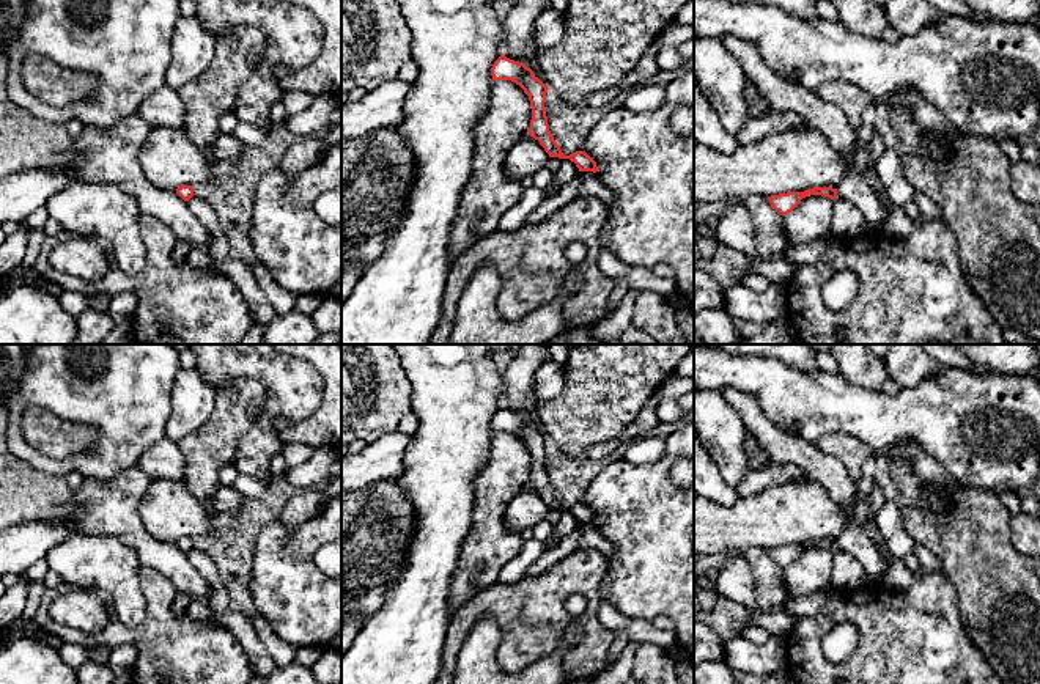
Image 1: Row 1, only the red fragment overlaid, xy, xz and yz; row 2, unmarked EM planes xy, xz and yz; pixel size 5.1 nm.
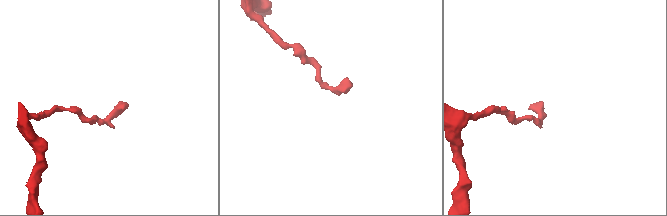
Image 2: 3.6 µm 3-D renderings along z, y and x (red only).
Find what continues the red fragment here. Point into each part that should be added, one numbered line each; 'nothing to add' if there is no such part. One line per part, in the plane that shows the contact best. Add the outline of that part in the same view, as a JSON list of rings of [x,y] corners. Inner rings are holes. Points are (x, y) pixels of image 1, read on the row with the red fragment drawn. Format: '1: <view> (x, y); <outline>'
nothing to add

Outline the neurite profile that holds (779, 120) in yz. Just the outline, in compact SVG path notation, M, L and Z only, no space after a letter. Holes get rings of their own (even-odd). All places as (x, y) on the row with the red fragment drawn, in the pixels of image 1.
M774 108L762 118L749 120L738 132L736 143L760 142L771 134L798 129L802 126L802 121L802 116L793 110Z

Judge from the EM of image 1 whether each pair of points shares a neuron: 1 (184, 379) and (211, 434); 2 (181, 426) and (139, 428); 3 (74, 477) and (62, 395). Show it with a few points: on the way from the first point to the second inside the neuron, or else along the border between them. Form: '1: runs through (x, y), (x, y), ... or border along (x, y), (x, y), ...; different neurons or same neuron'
1: border along (216, 390), (213, 412), (177, 442); different neurons
2: border along (172, 390), (165, 436); different neurons
3: border along (65, 475), (79, 470), (85, 477); different neurons

